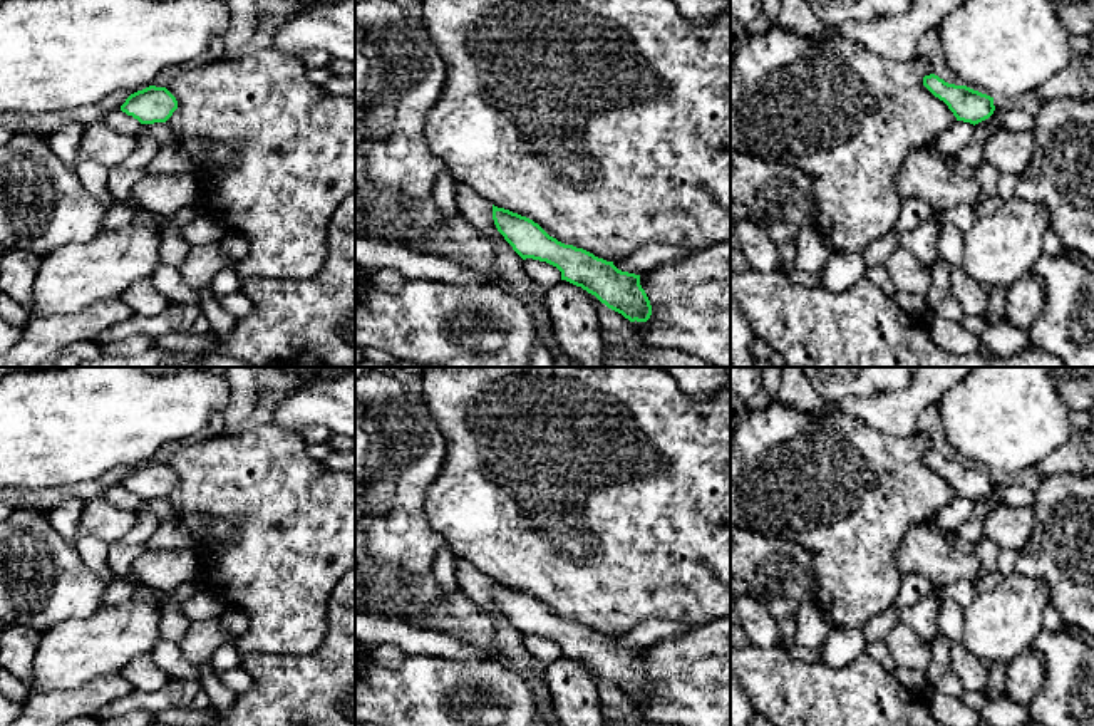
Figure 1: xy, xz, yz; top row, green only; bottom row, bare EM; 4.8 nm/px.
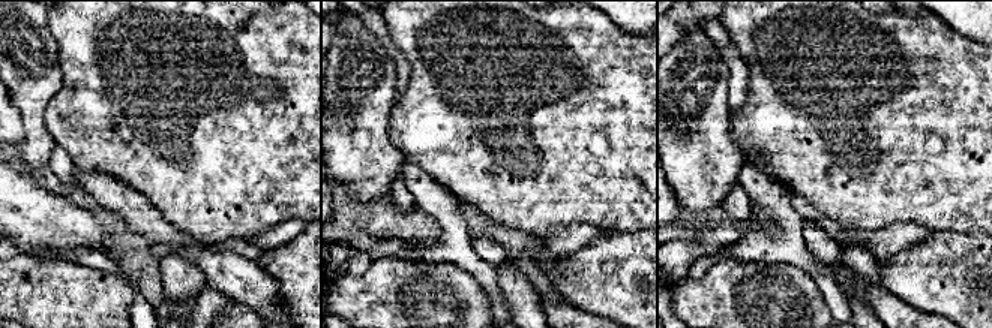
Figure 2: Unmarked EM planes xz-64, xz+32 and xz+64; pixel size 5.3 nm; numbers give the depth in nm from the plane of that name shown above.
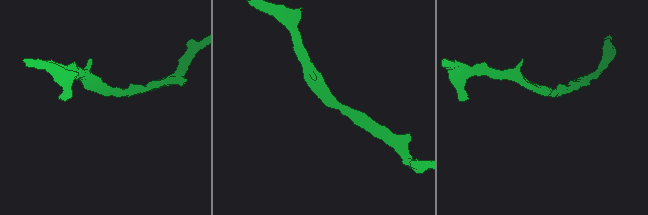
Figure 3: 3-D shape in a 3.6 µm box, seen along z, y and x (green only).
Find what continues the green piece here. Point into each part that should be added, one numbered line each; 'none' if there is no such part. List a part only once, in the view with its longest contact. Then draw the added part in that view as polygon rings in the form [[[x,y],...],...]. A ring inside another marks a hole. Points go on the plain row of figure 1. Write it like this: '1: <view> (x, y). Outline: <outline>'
none

